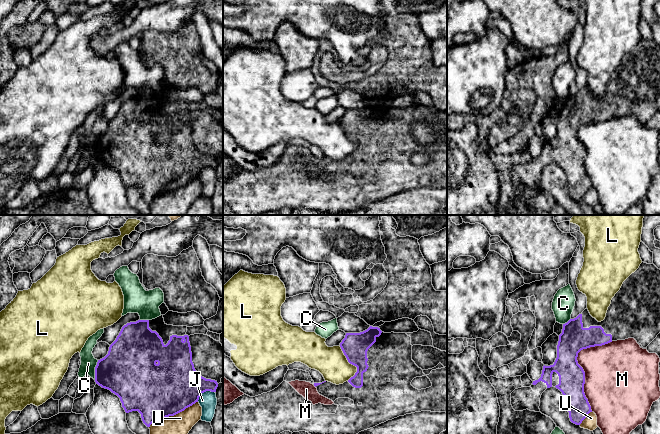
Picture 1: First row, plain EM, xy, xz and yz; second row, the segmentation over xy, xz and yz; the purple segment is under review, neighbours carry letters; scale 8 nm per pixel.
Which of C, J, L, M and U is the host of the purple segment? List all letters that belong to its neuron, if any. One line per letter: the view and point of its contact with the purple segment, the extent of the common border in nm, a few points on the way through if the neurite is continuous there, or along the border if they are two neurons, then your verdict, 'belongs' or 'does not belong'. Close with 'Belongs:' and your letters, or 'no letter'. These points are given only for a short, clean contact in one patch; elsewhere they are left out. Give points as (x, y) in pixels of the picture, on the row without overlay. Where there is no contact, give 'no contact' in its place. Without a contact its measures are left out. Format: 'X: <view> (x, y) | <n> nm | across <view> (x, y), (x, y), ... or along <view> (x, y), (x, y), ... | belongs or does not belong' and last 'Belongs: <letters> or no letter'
C: xy (95, 146) | 160 nm | does not belong
J: xy (204, 167) | 170 nm | along xy (214, 167), (204, 167), (197, 177) | does not belong
L: xz (351, 139) | 300 nm | does not belong
M: yz (579, 141) | 600 nm | does not belong
U: xy (172, 191) | 440 nm | does not belong
Belongs: no letter

